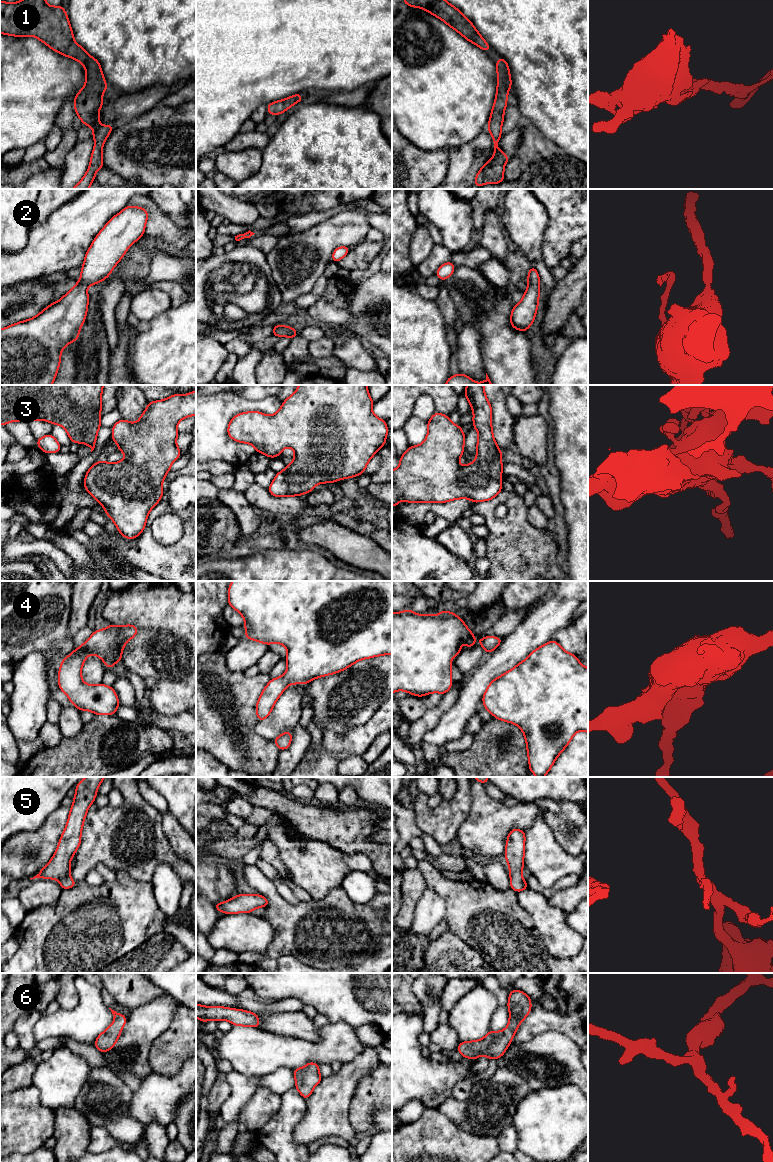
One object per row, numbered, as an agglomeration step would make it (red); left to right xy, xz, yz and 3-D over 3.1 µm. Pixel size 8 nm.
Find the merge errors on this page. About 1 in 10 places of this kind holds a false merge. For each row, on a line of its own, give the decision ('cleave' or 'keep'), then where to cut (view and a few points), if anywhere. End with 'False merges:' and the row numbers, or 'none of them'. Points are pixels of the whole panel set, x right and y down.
1: keep; cut none
2: keep; cut none
3: keep; cut none
4: keep; cut none
5: keep; cut none
6: keep; cut none
False merges: none of them

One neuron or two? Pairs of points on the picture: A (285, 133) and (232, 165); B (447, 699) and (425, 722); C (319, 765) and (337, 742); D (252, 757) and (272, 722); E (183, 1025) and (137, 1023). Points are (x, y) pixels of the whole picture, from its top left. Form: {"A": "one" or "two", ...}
{"A": "two", "B": "one", "C": "two", "D": "two", "E": "two"}

